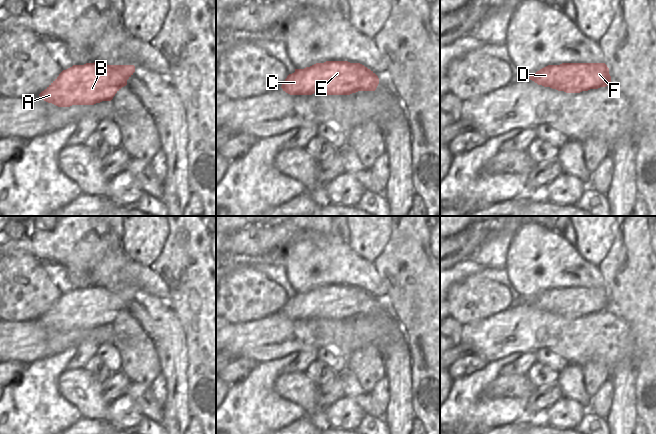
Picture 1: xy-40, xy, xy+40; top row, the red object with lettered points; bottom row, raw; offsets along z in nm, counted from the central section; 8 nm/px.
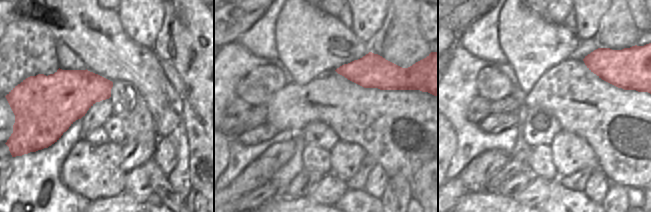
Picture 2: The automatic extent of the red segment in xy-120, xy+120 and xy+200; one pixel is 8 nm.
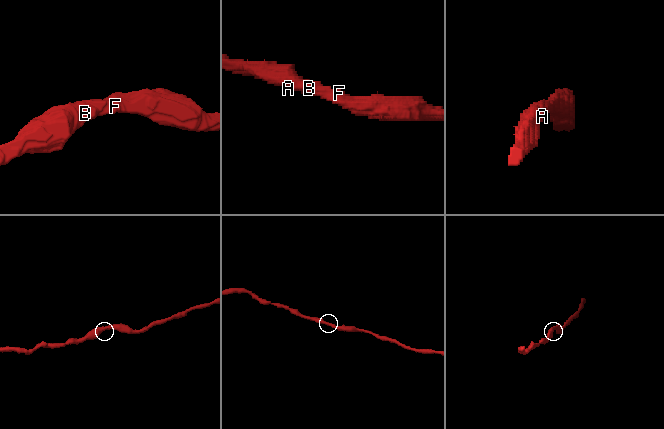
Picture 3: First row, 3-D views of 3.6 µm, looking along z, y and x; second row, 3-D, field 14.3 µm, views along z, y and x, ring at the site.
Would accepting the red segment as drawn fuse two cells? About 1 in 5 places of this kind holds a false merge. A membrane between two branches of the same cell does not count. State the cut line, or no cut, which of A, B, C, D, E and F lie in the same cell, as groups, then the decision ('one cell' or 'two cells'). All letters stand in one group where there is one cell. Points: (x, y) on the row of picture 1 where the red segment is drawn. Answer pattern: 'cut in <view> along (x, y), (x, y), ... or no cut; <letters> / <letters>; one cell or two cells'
no cut; A B C D E F; one cell

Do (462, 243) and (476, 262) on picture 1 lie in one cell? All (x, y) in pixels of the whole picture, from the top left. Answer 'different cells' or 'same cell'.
different cells

